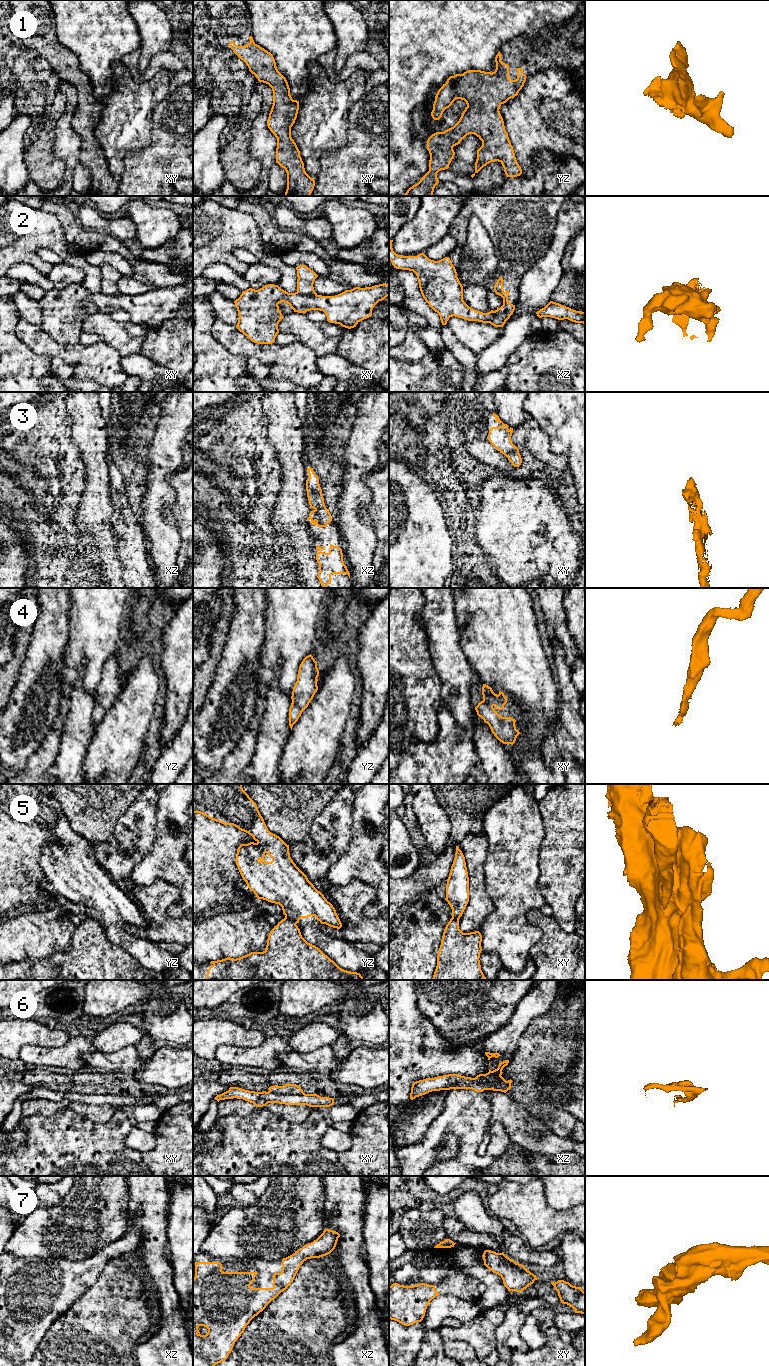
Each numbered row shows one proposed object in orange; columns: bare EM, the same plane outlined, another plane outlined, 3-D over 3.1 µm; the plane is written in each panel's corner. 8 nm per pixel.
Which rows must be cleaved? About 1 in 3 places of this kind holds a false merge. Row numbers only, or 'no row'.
2, 5, 6

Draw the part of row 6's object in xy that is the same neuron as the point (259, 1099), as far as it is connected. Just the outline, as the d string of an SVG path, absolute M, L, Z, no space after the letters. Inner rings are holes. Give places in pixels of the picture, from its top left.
M230 1087L228 1091L217 1095L214 1099L218 1102L225 1099L243 1099L253 1103L256 1107L266 1106L268 1103L285 1105L307 1105L309 1107L330 1107L334 1105L334 1099L321 1097L317 1094L277 1094L274 1092L255 1092L238 1087Z

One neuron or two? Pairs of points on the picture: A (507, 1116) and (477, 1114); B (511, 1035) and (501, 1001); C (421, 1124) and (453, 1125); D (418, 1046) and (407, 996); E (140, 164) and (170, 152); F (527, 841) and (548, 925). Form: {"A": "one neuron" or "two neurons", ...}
{"A": "two neurons", "B": "two neurons", "C": "two neurons", "D": "one neuron", "E": "one neuron", "F": "two neurons"}

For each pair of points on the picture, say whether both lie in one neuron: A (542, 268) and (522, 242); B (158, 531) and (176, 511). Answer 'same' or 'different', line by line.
A: different
B: different

